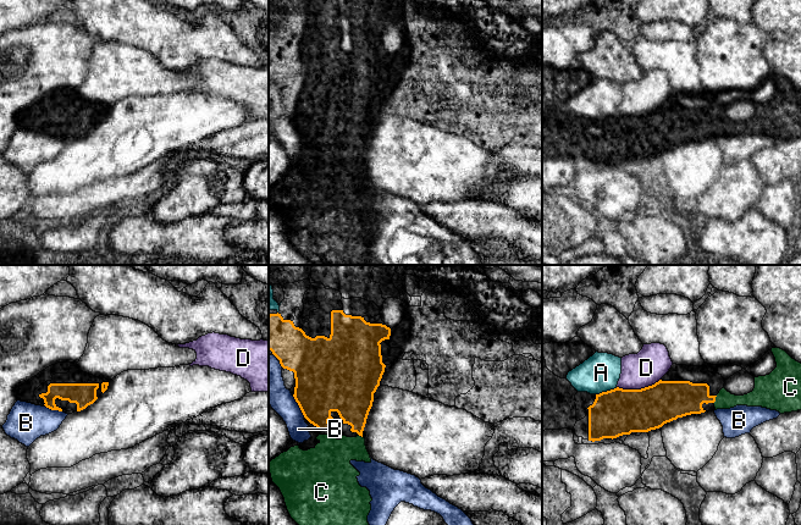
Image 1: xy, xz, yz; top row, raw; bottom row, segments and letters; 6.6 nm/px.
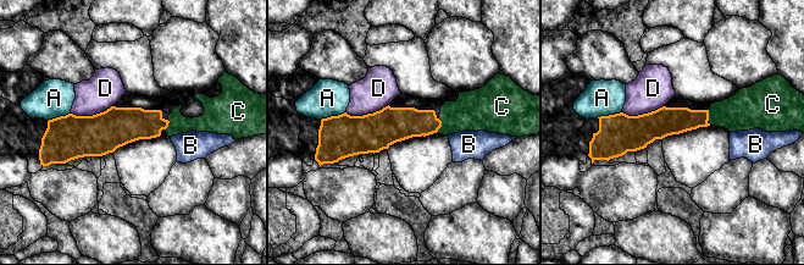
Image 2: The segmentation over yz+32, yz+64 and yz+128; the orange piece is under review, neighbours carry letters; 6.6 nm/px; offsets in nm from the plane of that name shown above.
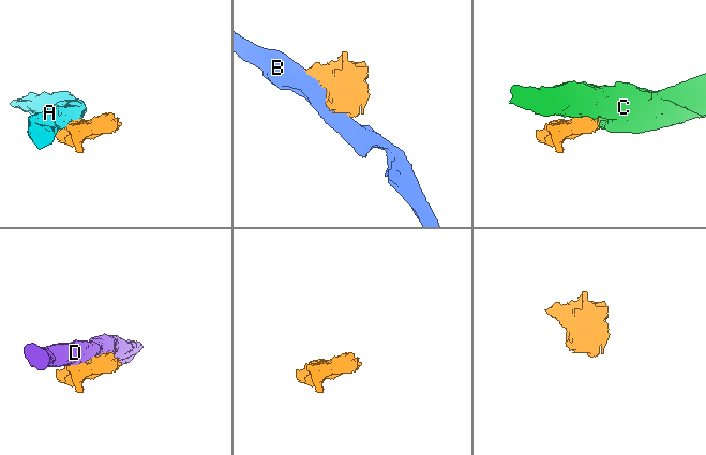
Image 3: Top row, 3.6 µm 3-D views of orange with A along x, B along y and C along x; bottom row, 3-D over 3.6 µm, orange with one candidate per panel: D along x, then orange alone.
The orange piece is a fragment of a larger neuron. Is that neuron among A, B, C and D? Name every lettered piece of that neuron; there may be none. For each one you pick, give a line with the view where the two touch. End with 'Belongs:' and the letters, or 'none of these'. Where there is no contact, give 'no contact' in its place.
C: yz
Belongs: C

